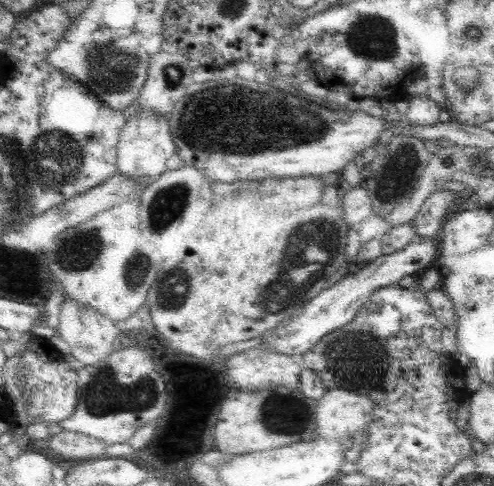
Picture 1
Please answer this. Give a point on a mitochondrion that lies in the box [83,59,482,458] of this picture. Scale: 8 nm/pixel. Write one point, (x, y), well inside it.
(312, 247)

